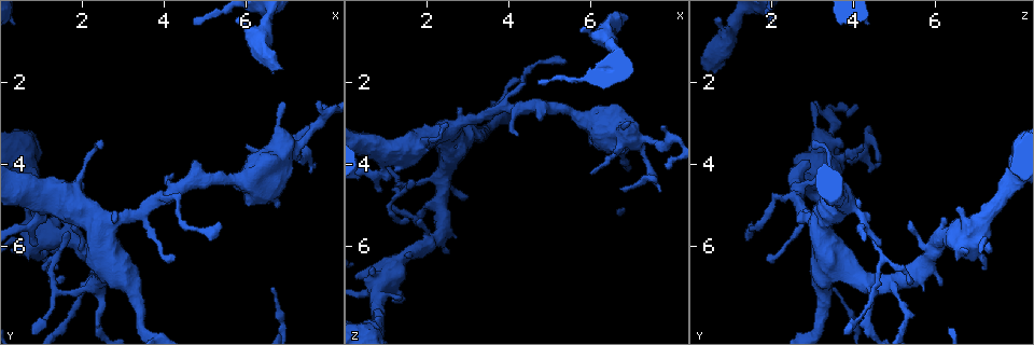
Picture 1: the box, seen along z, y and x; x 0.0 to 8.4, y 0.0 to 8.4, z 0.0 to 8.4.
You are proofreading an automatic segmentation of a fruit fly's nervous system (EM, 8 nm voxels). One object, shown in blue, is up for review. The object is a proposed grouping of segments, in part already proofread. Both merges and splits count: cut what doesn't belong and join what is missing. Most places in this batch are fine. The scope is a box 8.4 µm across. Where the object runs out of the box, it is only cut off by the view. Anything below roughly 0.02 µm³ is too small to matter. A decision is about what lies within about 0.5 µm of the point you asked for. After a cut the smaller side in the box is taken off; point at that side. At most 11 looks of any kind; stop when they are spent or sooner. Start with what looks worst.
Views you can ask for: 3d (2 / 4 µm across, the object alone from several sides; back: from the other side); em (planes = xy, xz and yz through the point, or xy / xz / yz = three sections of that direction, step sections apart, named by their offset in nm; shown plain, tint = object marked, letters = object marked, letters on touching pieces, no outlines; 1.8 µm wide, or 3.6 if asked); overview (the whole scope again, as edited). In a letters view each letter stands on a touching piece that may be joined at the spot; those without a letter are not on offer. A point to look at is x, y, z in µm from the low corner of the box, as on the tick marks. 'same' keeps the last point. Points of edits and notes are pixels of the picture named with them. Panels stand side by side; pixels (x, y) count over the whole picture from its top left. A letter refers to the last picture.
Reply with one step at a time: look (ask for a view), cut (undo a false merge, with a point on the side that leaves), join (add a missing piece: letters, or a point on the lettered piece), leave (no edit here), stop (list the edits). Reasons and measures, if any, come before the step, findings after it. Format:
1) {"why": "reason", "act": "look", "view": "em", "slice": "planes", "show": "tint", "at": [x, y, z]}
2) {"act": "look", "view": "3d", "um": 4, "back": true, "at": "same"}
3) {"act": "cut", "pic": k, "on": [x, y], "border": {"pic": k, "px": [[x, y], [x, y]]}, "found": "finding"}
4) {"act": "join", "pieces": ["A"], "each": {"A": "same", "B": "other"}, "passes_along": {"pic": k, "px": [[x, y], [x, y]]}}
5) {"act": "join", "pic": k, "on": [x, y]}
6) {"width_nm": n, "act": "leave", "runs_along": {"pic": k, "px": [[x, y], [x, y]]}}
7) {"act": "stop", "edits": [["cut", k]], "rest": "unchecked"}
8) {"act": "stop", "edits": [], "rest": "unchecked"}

{"why": "sudden change in width", "act": "look", "view": "em", "slice": "xz", "step": 16, "show": "tint", "at": [2.40, 7.00, 4.55]}

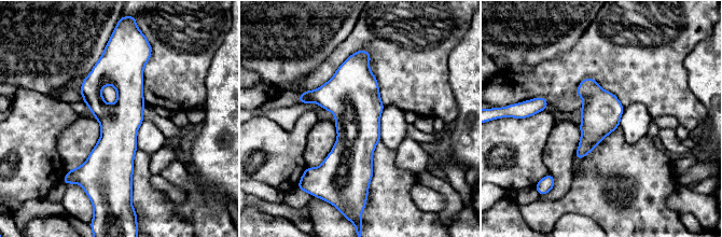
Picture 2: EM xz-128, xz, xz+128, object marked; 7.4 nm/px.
{"act": "look", "view": "em", "slice": "yz", "step": 16, "show": "letters", "at": "same"}

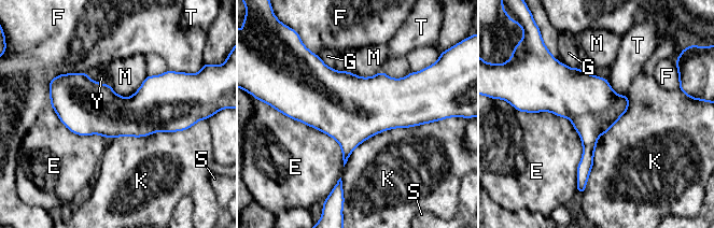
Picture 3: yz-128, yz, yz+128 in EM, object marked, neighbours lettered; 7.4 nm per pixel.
{"act": "leave", "each": {"E": "other", "F": "other", "G": "other", "K": "other", "M": "other", "S": "other", "T": "other", "Y": "other"}, "found": "continuous, no second cell"}

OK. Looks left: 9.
{"why": "thin neck", "act": "look", "view": "3d", "um": 4, "at": [6.40, 0.95, 0.90]}

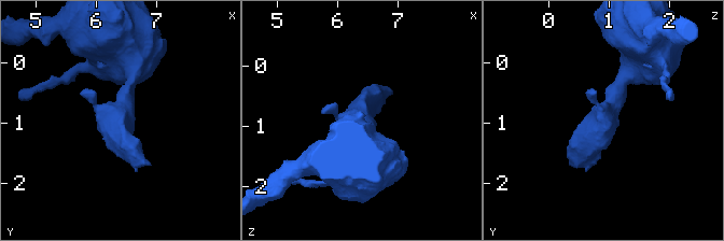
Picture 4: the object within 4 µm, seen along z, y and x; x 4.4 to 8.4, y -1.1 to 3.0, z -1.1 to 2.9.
{"why": "shape alone is not enough", "act": "look", "view": "em", "slice": "planes", "show": "letters", "at": [6.35, 0.90, 0.90]}

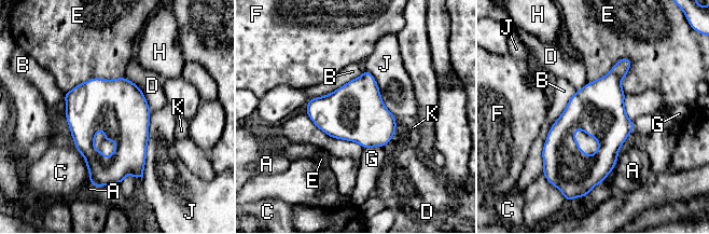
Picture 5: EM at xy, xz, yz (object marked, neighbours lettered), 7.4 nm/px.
{"act": "leave", "each": {"A": "other", "B": "other", "C": "other", "D": "other", "E": "other", "F": "other", "G": "other", "H": "other", "J": "other", "K": "other"}, "border": {"pic": 5, "px": [[577, 91], [547, 134], [543, 165]]}, "found": "all the same cell"}

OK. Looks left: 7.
{"why": "thin arm on a thick one", "act": "look", "view": "3d", "um": 4, "at": [1.00, 5.05, 3.95]}

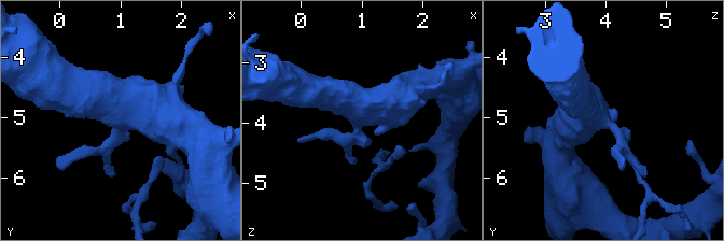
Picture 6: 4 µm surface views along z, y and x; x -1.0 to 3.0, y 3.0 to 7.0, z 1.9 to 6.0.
{"arms": 3, "arm_widths_nm": [190, 500, 600], "why": "now the EM", "act": "look", "view": "em", "um": 3.6, "slice": "xz", "step": 4, "show": "tint", "at": [0.95, 5.00, 3.95]}

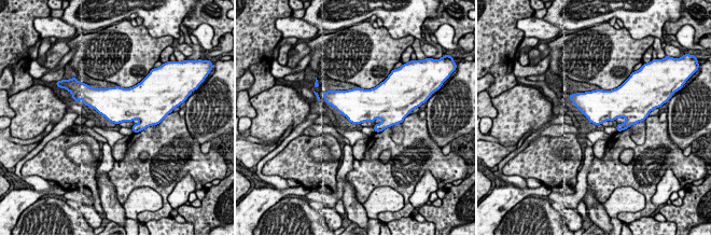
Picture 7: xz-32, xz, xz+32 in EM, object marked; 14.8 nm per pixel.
{"act": "look", "view": "em", "um": 3.6, "slice": "planes", "show": "letters", "at": "same"}

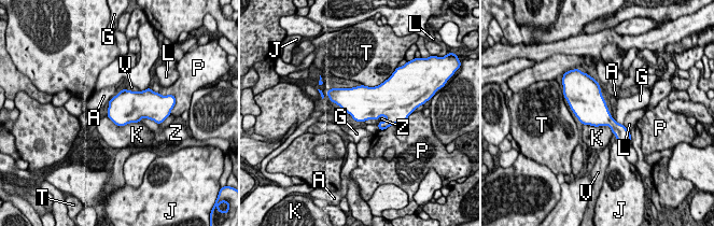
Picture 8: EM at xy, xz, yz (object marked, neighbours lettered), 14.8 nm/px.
{"act": "leave", "each": {"A": "other", "G": "other", "J": "other", "K": "other", "L": "other", "P": "other", "T": "other", "V": "other", "Z": "other"}, "border": {"pic": 8, "px": [[377, 118], [367, 118], [364, 122]]}, "found": "all the same cell"}

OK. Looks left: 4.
{"why": "calibre changes", "act": "look", "view": "em", "um": 3.6, "slice": "xz", "step": 16, "show": "tint", "at": [7.05, 3.60, 3.35]}

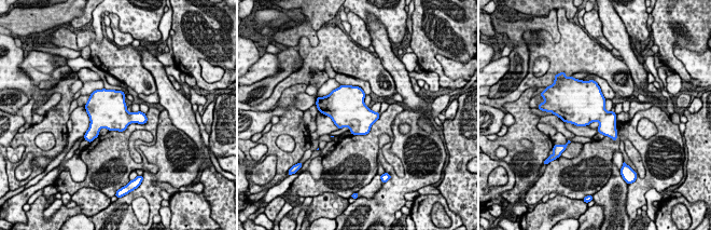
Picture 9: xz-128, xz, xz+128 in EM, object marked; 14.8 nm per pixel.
{"why": "cut it another way", "act": "look", "view": "em", "um": 3.6, "slice": "planes", "show": "letters", "at": "same"}

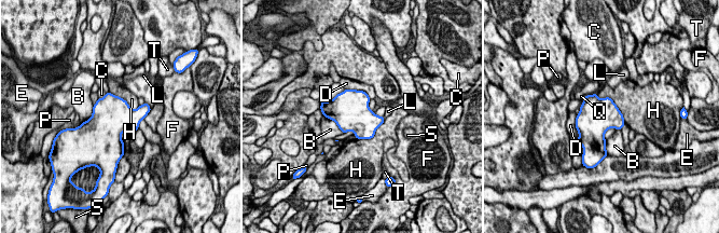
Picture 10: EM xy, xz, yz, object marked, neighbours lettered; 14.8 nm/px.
{"width_nm": 480, "act": "leave", "each": {"B": "other", "C": "other", "D": "other", "E": "other", "F": "other", "H": "other", "L": "other", "P": "other", "Q": "other", "S": "other", "T": "other"}, "border": {"pic": 10, "px": [[596, 94], [609, 97], [625, 123]]}, "found": "continuous, no second cell"}

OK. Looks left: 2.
{"act": "stop", "edits": [], "rest": "unchecked"}

